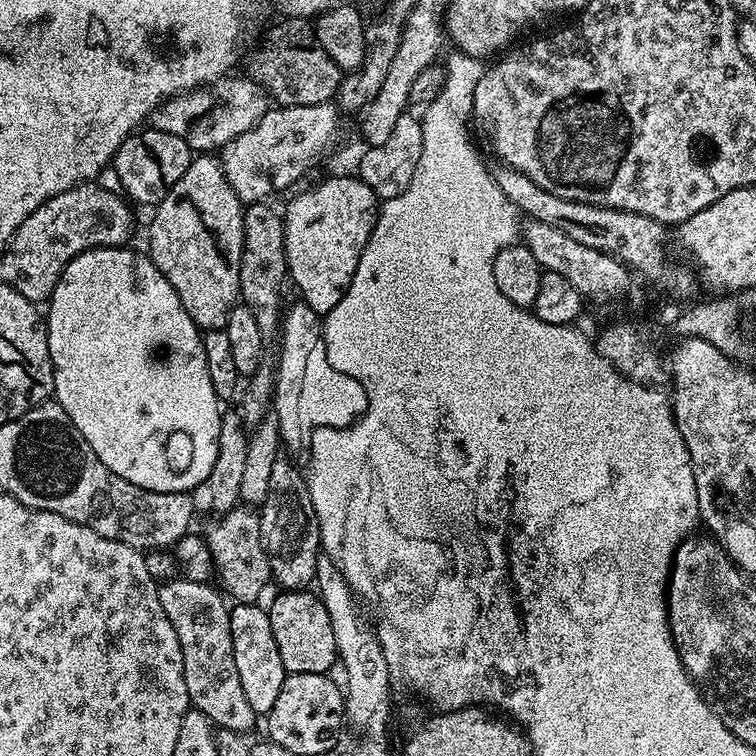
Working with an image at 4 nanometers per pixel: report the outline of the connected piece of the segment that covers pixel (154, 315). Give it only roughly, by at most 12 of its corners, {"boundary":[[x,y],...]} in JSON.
{"boundary":[[131,247],[46,305],[57,404],[106,467],[191,493],[218,455],[201,329]]}

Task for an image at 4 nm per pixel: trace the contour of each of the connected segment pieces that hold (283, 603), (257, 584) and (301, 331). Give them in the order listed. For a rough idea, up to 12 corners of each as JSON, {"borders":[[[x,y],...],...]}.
{"borders":[[[312,590],[266,611],[288,674],[337,667],[333,623]],[[237,506],[206,531],[219,587],[254,604],[272,580],[260,517]],[[287,305],[271,409],[280,442],[307,457],[341,427],[355,380],[324,353],[321,313]]]}

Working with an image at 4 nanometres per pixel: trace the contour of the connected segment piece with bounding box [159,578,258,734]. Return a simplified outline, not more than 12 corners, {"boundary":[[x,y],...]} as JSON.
{"boundary":[[187,578],[159,585],[191,707],[217,729],[258,720],[238,679],[229,605]]}

